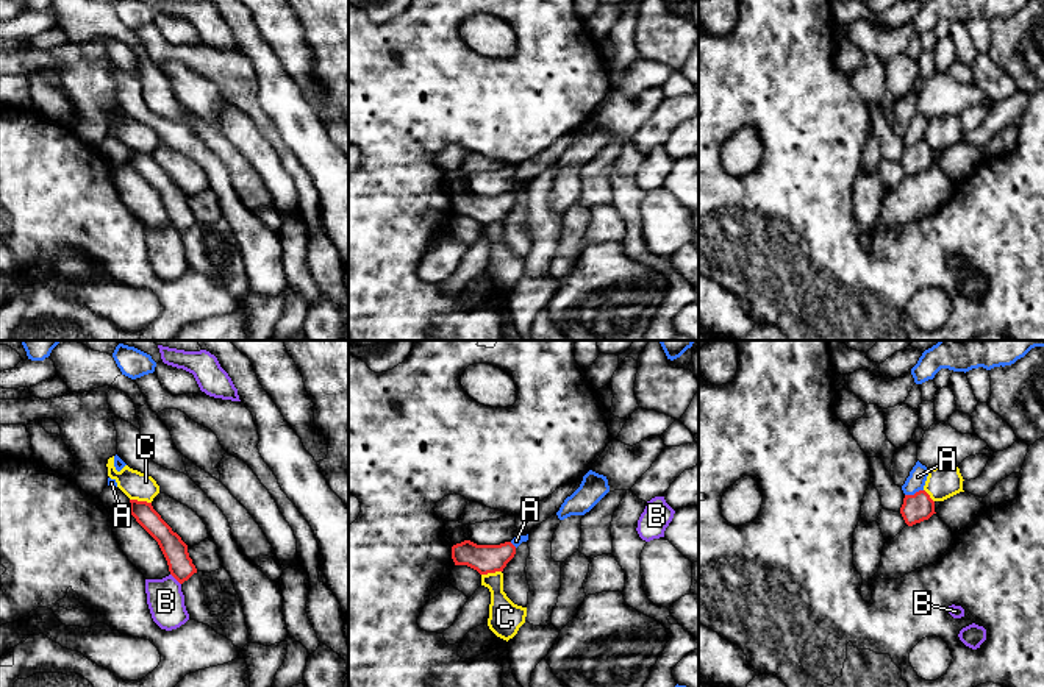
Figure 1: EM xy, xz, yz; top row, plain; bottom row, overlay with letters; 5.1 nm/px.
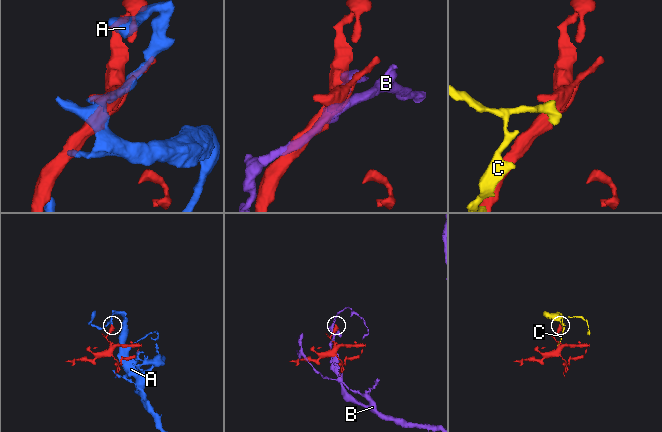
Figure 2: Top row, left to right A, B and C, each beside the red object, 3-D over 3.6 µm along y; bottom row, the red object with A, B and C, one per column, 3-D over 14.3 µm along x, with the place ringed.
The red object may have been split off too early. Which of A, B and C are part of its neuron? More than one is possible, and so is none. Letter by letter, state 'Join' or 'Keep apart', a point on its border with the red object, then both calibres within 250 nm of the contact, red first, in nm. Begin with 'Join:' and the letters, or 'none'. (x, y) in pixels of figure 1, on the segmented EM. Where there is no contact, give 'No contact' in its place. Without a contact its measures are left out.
Join: none
A: Keep apart. Touches red at yz (915, 494). Thickness 150 nm (red) against 90 nm
B: Keep apart. Touches red at xy (175, 578). Thickness 130 nm (red) against 190 nm
C: Keep apart. Touches red at xy (141, 501). Thickness 110 nm (red) against 140 nm

